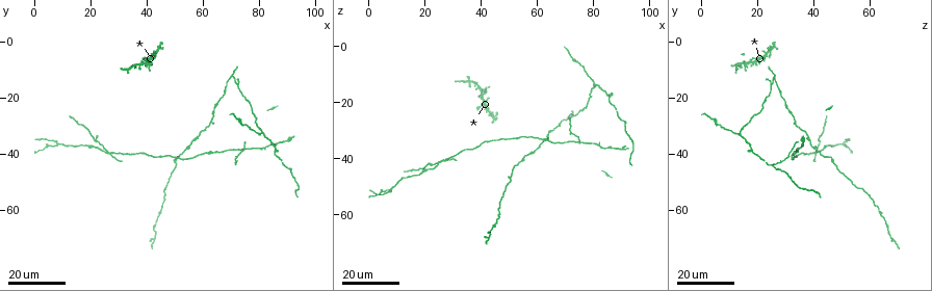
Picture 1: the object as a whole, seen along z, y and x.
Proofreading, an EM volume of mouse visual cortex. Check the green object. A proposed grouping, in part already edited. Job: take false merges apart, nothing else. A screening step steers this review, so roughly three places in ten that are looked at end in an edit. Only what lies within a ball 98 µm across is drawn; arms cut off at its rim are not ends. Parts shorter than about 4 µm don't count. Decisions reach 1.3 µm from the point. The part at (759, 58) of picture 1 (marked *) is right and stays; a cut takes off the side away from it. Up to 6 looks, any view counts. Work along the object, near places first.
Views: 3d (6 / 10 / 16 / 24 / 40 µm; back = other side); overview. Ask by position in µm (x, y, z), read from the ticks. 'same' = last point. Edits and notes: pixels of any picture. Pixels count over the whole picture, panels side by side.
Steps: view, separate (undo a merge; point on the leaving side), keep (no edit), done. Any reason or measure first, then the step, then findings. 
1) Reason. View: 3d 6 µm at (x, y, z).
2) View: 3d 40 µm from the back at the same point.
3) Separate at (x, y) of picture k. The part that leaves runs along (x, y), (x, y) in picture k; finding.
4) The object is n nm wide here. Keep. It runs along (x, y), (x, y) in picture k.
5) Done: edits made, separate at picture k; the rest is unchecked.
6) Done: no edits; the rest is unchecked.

Abrupt turn. View: 3d 24 µm at (70, 12, 26).

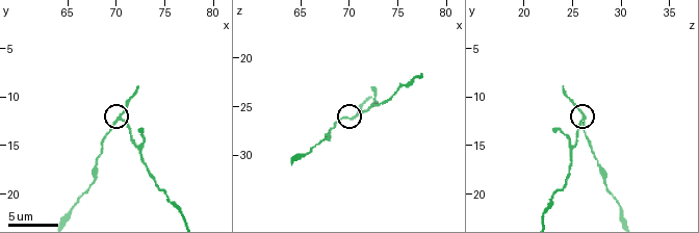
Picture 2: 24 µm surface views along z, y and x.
Zoom in. View: 3d 6 µm at (70.2, 12.2, 26.0).

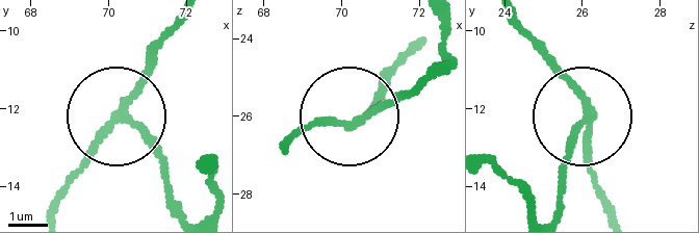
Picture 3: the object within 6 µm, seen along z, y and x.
3 arms meet here. Separate at (86, 161) of picture 3. The part that leaves runs along (119, 118), (56, 214) in picture 3; a second neuron is stuck on.

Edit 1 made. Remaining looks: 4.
Sudden change in width. View: 3d 24 µm at (40, 40, 35).

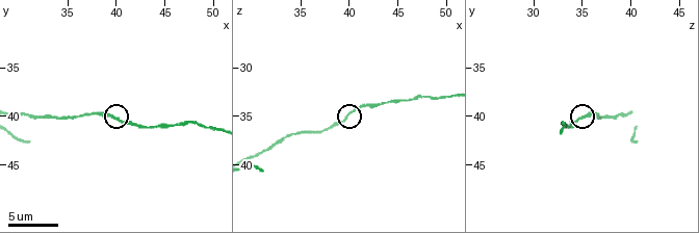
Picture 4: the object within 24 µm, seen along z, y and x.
View: 3d 10 µm at (39.6, 40.0, 35.0).

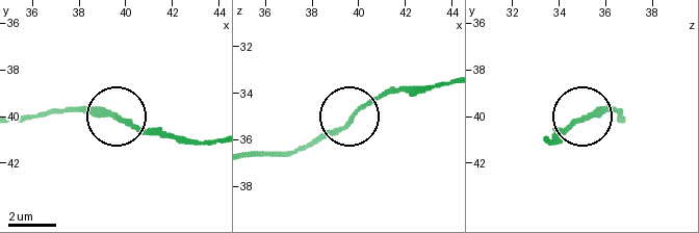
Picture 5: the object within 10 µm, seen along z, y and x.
Keep. It runs along (210, 141), (151, 135), (113, 118), (63, 111) in picture 5; continuous, no second neuron.

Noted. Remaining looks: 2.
Arms part here. View: 3d 24 µm at (26, 39, 41).

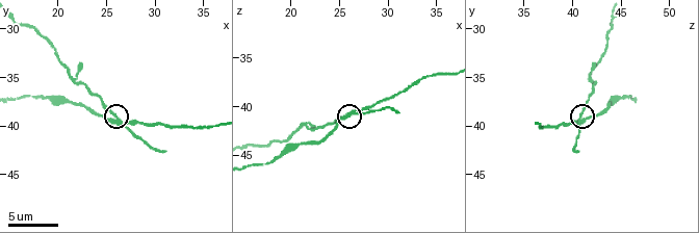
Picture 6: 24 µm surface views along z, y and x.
Closer look. View: 3d 10 µm at (25.8, 39.0, 40.8).

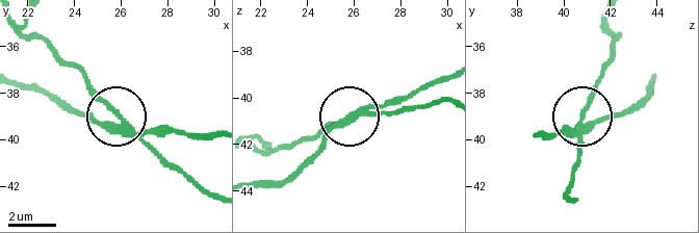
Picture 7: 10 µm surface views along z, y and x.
The side arm is 21 µm long. Separate at (155, 151) of picture 7. The part that leaves runs along (126, 127), (84, 75), (19, 27) in picture 7; two neurons meet here.

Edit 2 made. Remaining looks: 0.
Done: edits made, separate at picture 3, separate at picture 7; the rest is unchecked.

